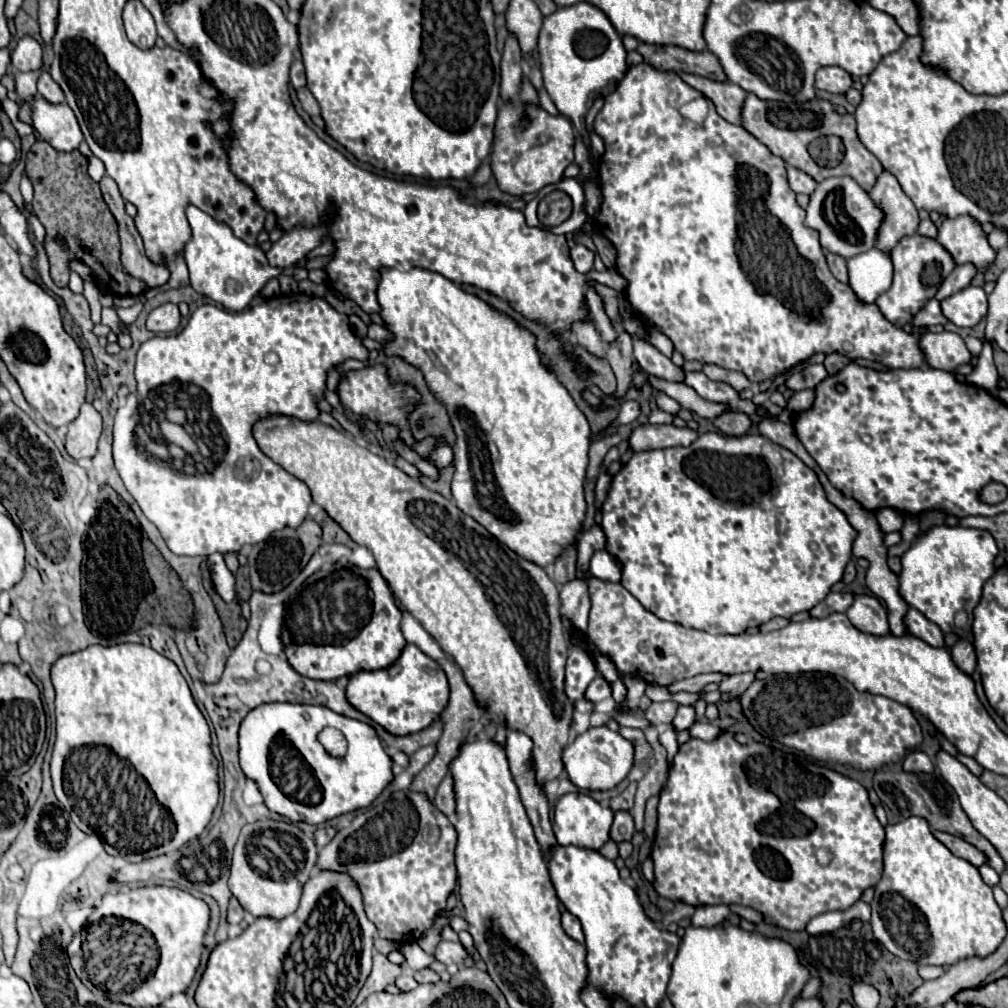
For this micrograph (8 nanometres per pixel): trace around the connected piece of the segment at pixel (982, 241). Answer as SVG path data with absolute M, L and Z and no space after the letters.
M966 215L944 219L936 241L952 255L956 265L972 263L976 271L984 273L996 261L996 251L988 245L980 223Z

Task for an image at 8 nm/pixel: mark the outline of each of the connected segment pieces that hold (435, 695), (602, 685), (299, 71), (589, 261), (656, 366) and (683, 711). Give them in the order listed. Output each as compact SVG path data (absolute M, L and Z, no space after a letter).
M406 645L400 659L386 669L358 671L346 685L348 701L394 735L418 733L432 725L448 705L448 679L442 667L416 645Z
M598 675L598 677L590 683L590 687L588 687L588 691L586 691L586 699L590 699L592 703L598 703L598 701L608 699L608 697L612 697L612 687L608 685L608 681L604 681L604 677Z
M294 61L290 67L290 81L294 89L300 89L306 85L306 75L304 75L304 65L302 61Z
M574 245L570 249L570 257L572 257L576 271L580 271L580 273L588 273L594 265L594 253L590 249L586 249L584 245Z
M638 337L634 341L634 359L640 363L640 367L658 379L672 381L672 383L682 383L684 381L684 371L676 367L666 355L662 355L656 347L652 347L648 341L642 341Z
M680 705L678 707L678 713L672 721L672 727L676 731L682 731L682 729L688 729L692 723L696 721L696 715L694 715L694 707L686 707L686 705Z

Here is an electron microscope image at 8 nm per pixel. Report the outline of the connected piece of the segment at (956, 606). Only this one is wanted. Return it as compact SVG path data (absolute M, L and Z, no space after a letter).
M932 527L928 533L918 535L916 543L902 555L902 573L900 573L900 595L910 605L916 607L920 613L926 615L932 623L936 623L942 633L950 633L956 629L954 617L958 611L966 611L968 615L978 605L984 583L994 575L994 559L998 555L998 547L994 537L988 531L980 529L964 529L964 527Z

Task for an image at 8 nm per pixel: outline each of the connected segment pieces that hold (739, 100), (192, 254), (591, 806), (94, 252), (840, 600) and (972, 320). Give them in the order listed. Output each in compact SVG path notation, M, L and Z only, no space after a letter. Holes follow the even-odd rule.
M680 73L680 77L694 89L698 89L702 95L706 95L708 99L714 101L714 107L718 111L718 115L722 115L728 123L740 125L740 109L744 105L744 97L746 91L740 89L734 83L718 83L700 75L688 75L688 73Z
M188 205L186 217L192 227L192 239L186 243L184 259L190 269L190 285L210 297L212 301L220 303L228 311L242 311L250 305L250 301L260 293L260 289L272 279L282 273L278 267L270 267L262 249L246 245L238 239L228 225L216 223L208 213L200 211L198 207Z
M566 793L558 799L554 809L554 835L560 845L576 845L580 849L600 849L610 839L610 827L614 821L614 811L600 805L586 793Z
M32 145L26 155L26 175L34 187L32 207L46 229L44 249L50 261L50 275L58 287L66 287L70 275L68 263L82 261L92 269L94 283L102 293L118 297L140 295L146 291L146 285L122 271L116 219L100 193L100 185L90 179L86 169L88 159L80 151L58 153L50 145ZM56 239L62 239L68 251Z
M828 593L828 597L824 601L820 601L820 605L814 605L810 609L810 617L828 617L836 611L846 611L852 603L852 595L850 593Z
M966 287L960 293L942 301L942 313L958 327L974 327L988 311L986 293L982 287Z

